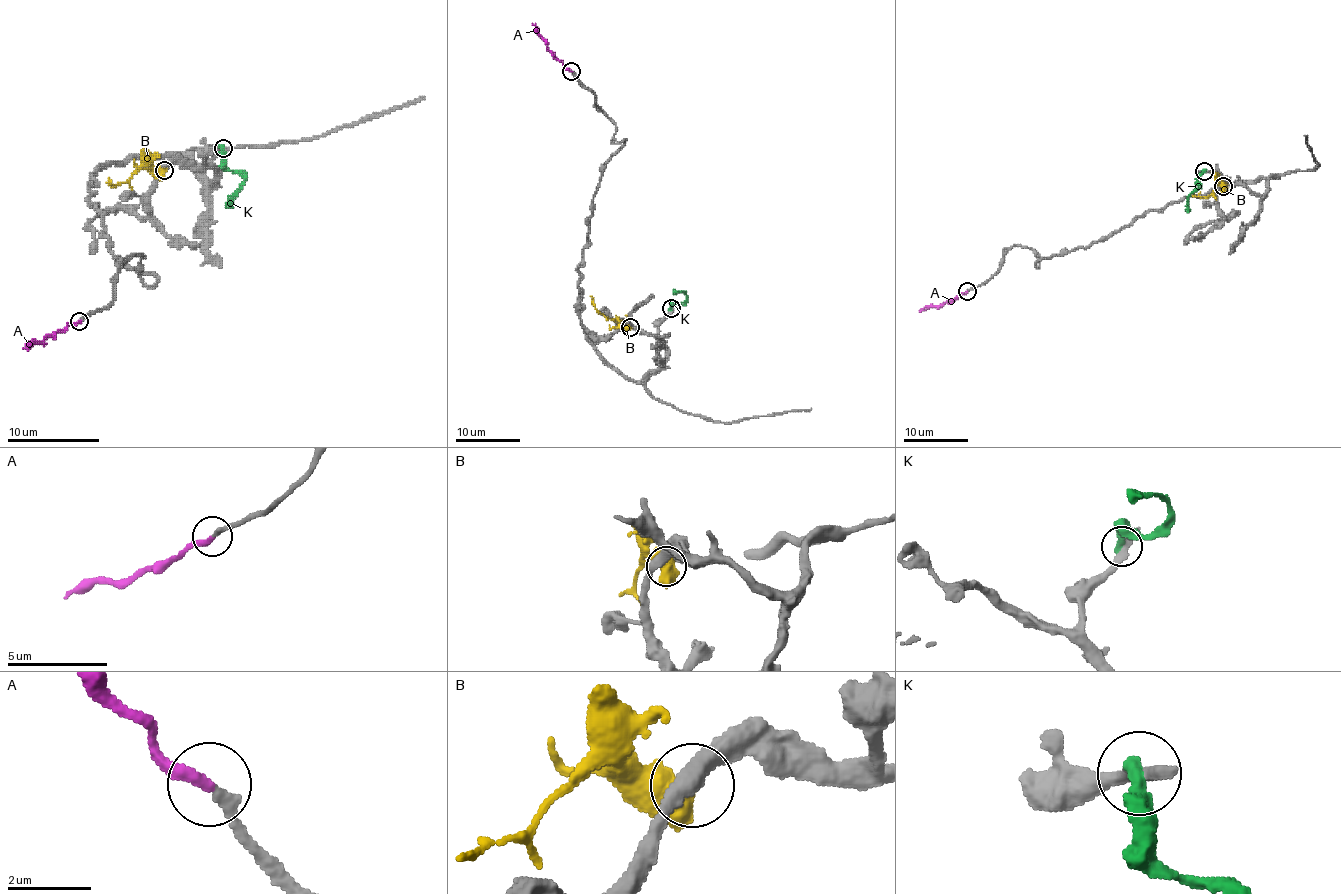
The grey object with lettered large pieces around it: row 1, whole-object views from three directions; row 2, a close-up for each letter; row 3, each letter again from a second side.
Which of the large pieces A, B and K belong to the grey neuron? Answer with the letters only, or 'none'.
A

